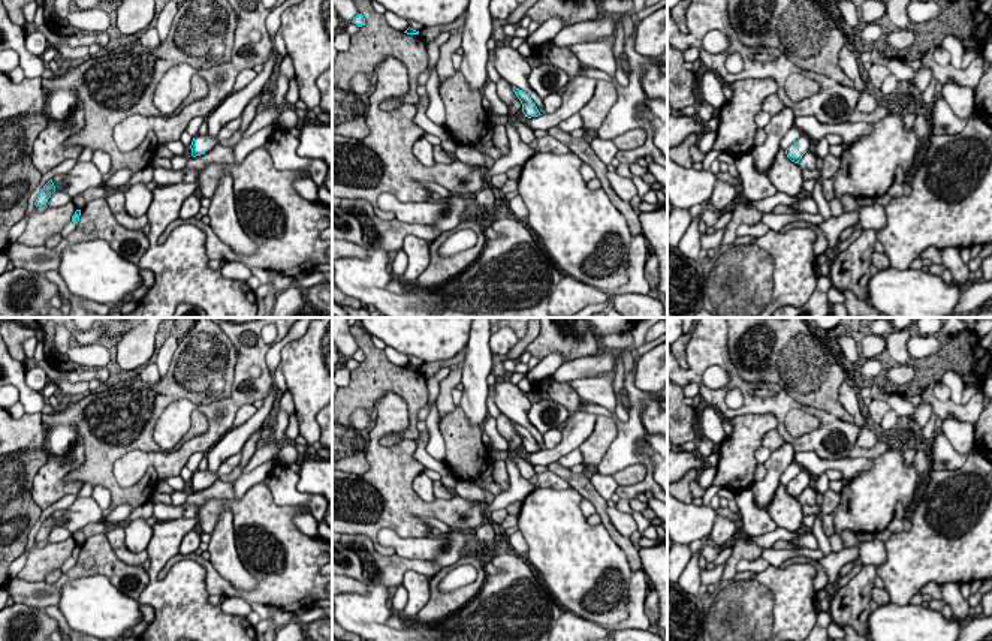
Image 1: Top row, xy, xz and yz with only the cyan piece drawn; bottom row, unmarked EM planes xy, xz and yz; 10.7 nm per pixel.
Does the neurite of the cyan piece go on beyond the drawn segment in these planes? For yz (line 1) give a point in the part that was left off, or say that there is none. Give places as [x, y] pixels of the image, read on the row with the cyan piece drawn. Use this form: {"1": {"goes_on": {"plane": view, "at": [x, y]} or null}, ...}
{"1": {"goes_on": {"plane": "yz", "at": [804, 141]}}}

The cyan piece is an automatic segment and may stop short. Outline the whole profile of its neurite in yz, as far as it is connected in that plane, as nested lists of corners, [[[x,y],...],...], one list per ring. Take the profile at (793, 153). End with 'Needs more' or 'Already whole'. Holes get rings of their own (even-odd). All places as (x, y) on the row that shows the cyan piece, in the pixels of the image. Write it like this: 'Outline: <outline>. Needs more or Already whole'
Outline: [[[802,135],[796,142],[793,142],[786,150],[787,157],[792,162],[799,163],[799,160],[802,159],[802,156],[809,150],[811,141],[812,139],[808,135]]]. Needs more

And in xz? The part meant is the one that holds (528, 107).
Outline: [[[513,87],[513,91],[515,91],[516,97],[522,103],[522,112],[525,114],[525,117],[531,118],[531,117],[542,115],[539,112],[536,103],[531,100],[531,97],[525,91],[522,91],[522,90],[516,88],[516,87]]]. Already whole

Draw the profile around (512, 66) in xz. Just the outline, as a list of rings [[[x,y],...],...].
[[[497,45],[492,54],[494,64],[500,76],[512,87],[525,91],[536,103],[539,112],[545,114],[543,99],[528,85],[531,67],[524,55],[521,55],[518,49],[513,49],[509,45]]]

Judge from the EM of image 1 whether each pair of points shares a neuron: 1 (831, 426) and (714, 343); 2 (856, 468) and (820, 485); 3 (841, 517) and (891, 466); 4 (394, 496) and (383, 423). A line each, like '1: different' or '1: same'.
1: same
2: different
3: same
4: same

